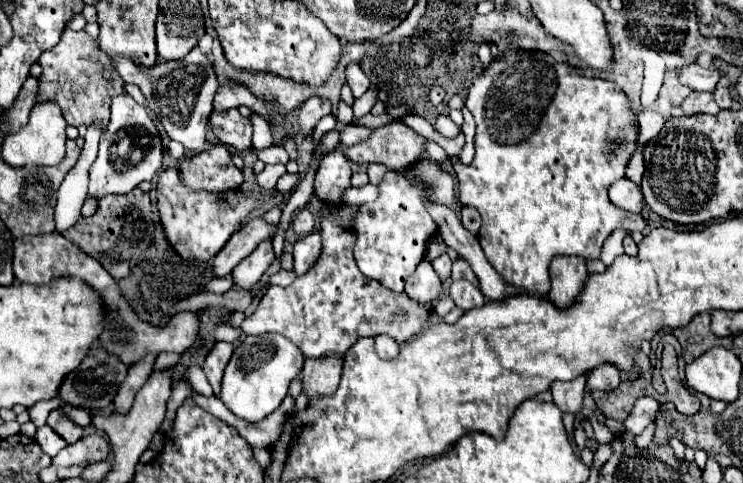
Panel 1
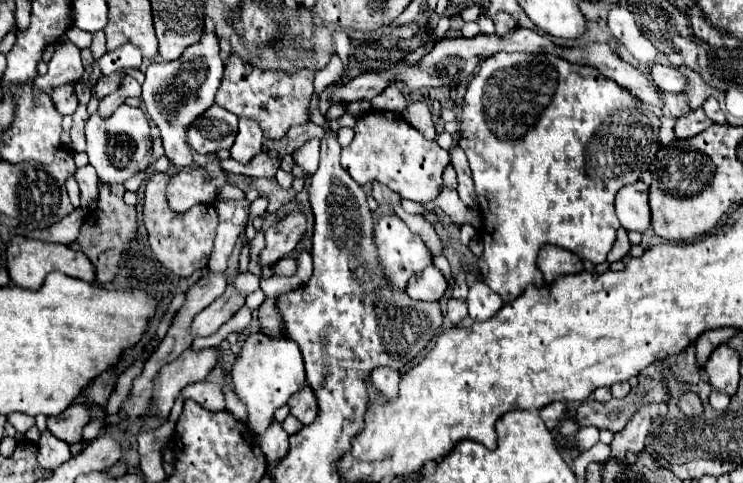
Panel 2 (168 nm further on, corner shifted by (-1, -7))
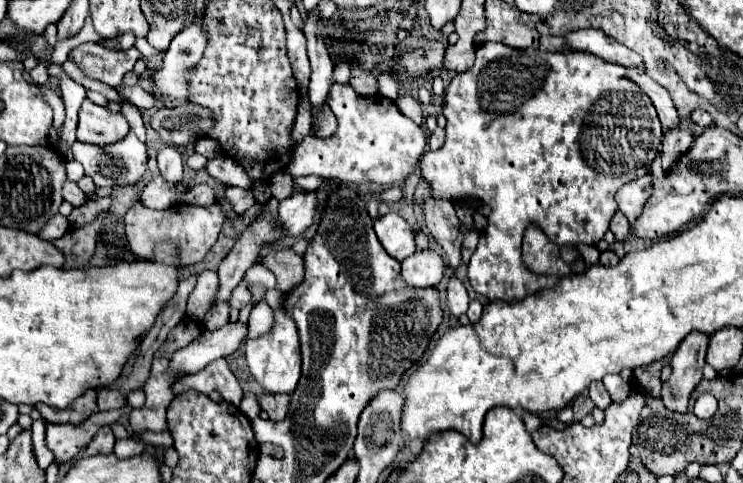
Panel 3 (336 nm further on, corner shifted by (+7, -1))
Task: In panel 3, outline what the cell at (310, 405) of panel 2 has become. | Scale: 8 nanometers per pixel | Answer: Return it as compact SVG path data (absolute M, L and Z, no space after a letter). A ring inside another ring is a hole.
M256 395L256 401L260 403L260 409L264 409L268 413L268 417L272 421L282 421L288 413L288 395Z

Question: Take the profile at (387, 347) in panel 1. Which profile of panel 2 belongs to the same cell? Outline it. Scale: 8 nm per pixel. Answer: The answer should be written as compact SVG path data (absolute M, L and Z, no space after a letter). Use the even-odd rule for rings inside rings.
M376 367L372 371L372 381L378 385L378 389L382 389L384 395L388 395L392 399L392 397L396 397L396 391L398 391L400 373L390 367Z

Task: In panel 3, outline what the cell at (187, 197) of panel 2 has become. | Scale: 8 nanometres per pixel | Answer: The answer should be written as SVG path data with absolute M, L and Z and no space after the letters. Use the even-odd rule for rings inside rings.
M156 177L152 179L142 195L140 195L140 203L146 205L148 209L168 209L172 205L176 205L176 199L186 191L184 185L176 185L176 189L164 185L164 179L162 177Z

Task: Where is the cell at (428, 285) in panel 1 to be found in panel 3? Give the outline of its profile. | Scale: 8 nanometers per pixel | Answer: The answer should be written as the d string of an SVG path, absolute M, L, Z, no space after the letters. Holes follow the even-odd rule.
M416 251L402 261L402 277L412 287L434 287L444 277L444 259L430 251Z

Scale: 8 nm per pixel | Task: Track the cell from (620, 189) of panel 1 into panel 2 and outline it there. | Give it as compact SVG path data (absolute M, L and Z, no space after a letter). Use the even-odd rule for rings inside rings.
M636 181L616 193L616 215L626 231L646 231L650 227L648 185Z

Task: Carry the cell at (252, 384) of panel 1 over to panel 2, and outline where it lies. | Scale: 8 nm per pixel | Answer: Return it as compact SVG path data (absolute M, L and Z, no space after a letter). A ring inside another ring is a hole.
M262 332L252 334L242 345L240 355L232 367L232 383L238 399L248 409L248 427L254 433L264 433L274 421L274 411L288 403L306 383L300 349L286 337L270 338Z

